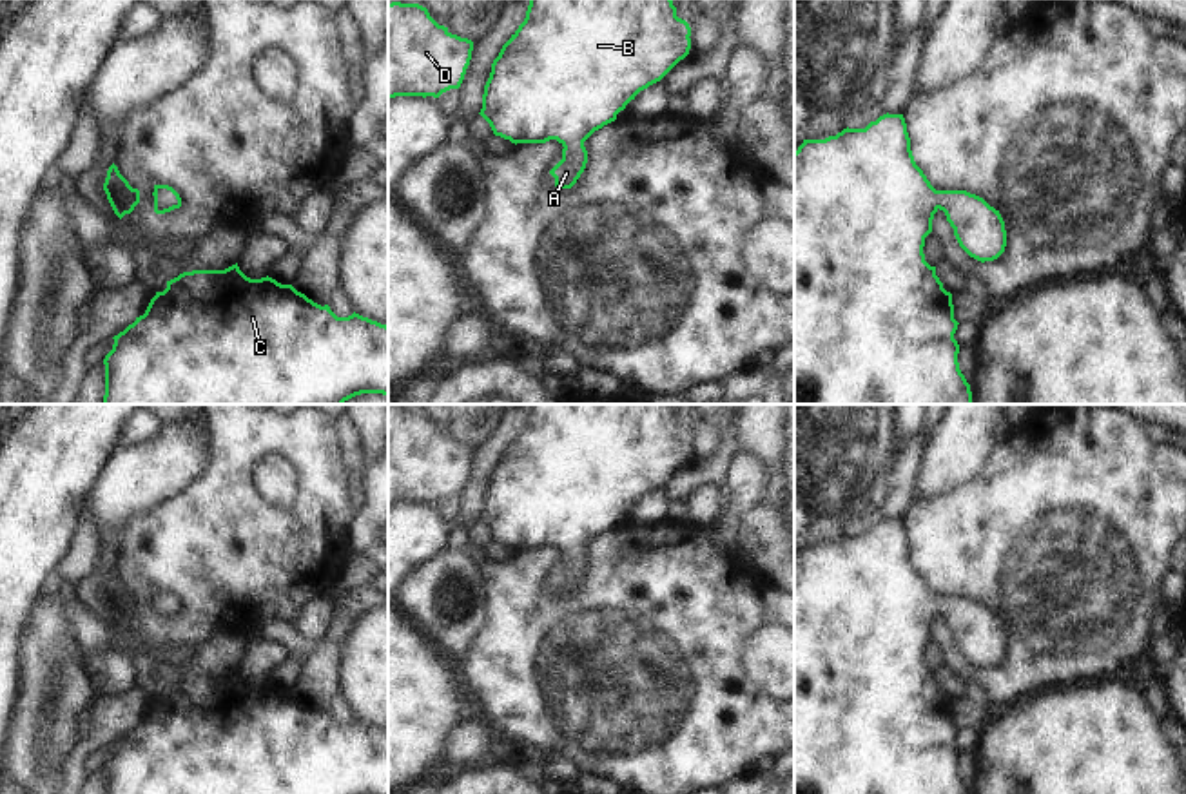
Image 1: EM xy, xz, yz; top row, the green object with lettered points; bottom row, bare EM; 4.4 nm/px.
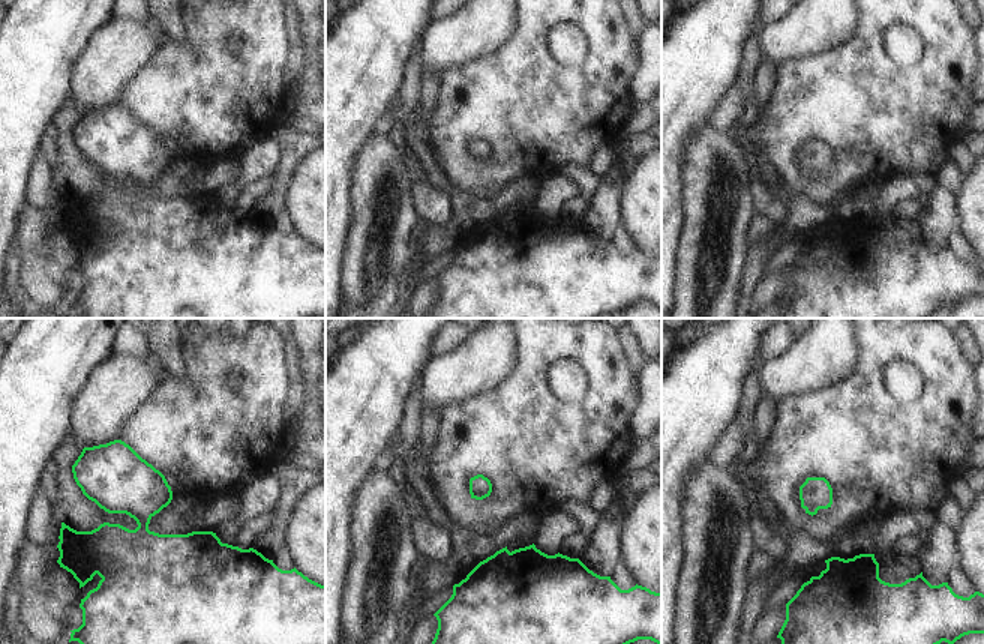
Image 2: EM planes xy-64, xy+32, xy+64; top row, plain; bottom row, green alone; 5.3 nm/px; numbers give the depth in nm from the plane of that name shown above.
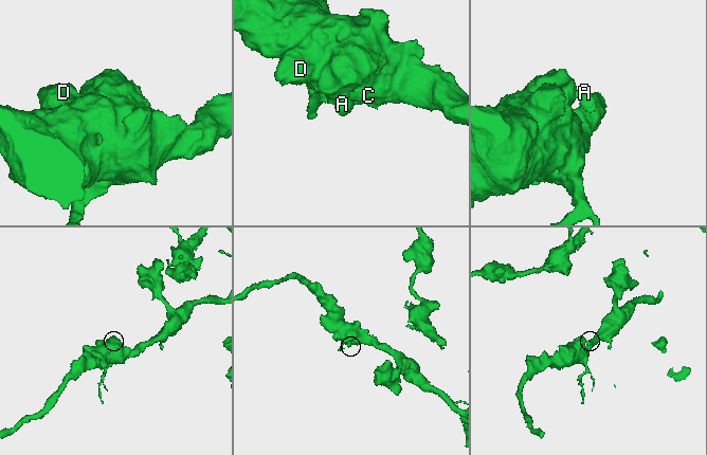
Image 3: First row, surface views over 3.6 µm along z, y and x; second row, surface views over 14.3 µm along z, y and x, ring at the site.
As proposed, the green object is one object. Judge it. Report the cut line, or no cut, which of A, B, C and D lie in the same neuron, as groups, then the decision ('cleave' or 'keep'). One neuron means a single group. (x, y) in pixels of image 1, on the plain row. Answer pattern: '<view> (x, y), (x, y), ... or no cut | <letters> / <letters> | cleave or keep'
no cut | A B C D | keep

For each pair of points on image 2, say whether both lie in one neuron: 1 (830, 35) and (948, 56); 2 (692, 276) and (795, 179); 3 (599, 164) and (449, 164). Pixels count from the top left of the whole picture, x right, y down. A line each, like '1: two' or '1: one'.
1: two
2: two
3: two

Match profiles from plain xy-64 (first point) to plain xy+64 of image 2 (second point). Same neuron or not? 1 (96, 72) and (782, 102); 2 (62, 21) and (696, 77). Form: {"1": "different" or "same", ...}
{"1": "different", "2": "same"}

